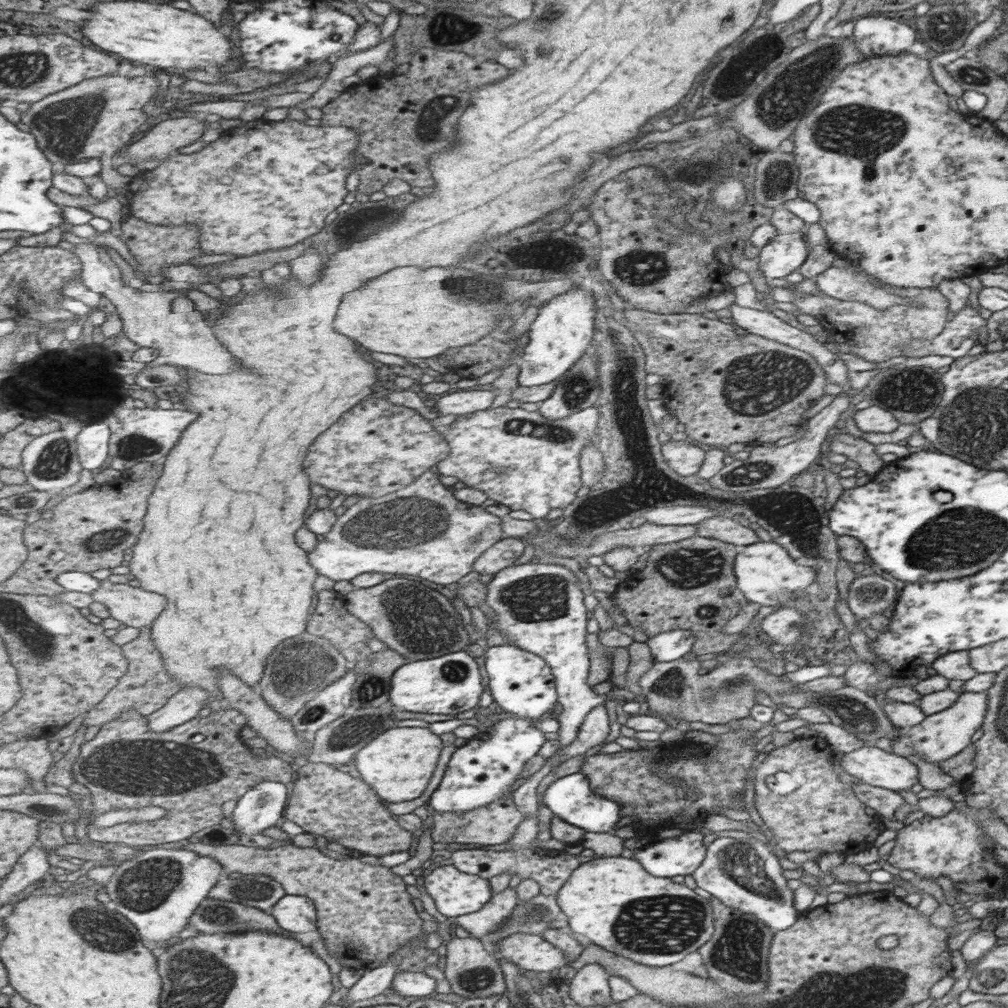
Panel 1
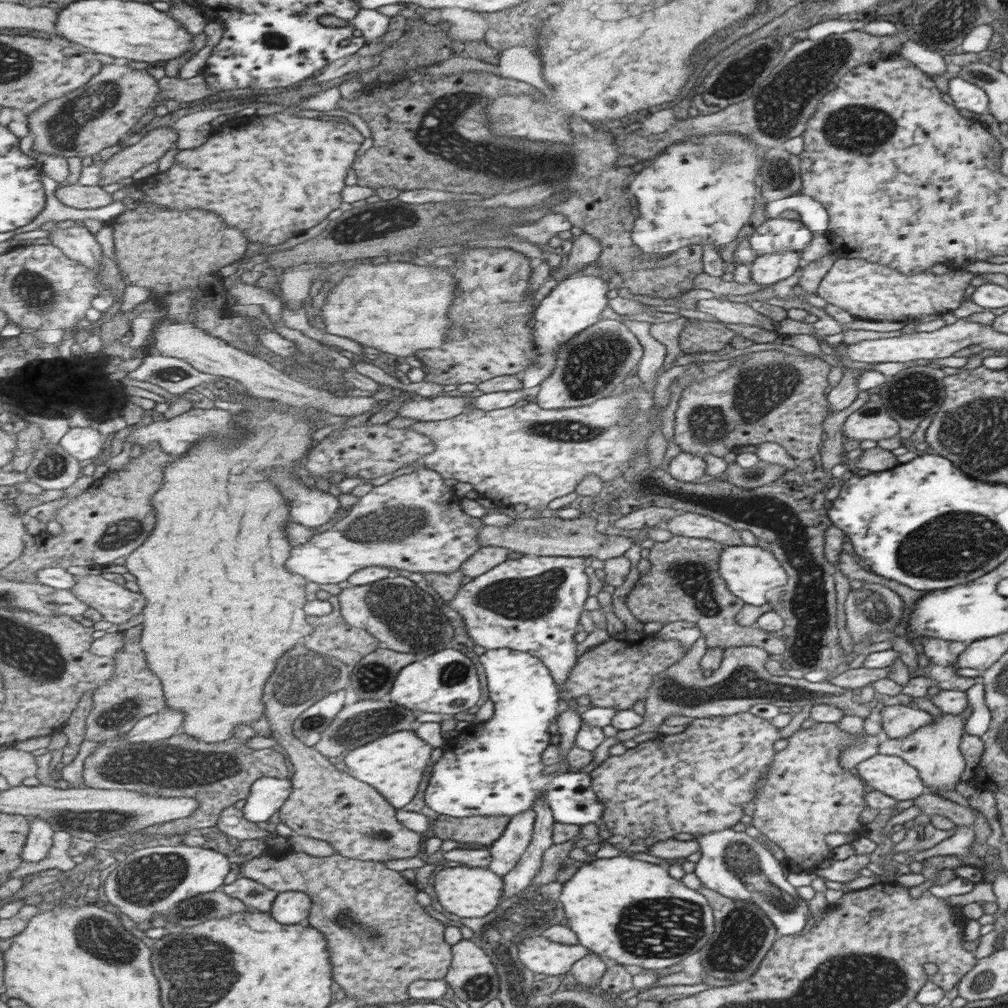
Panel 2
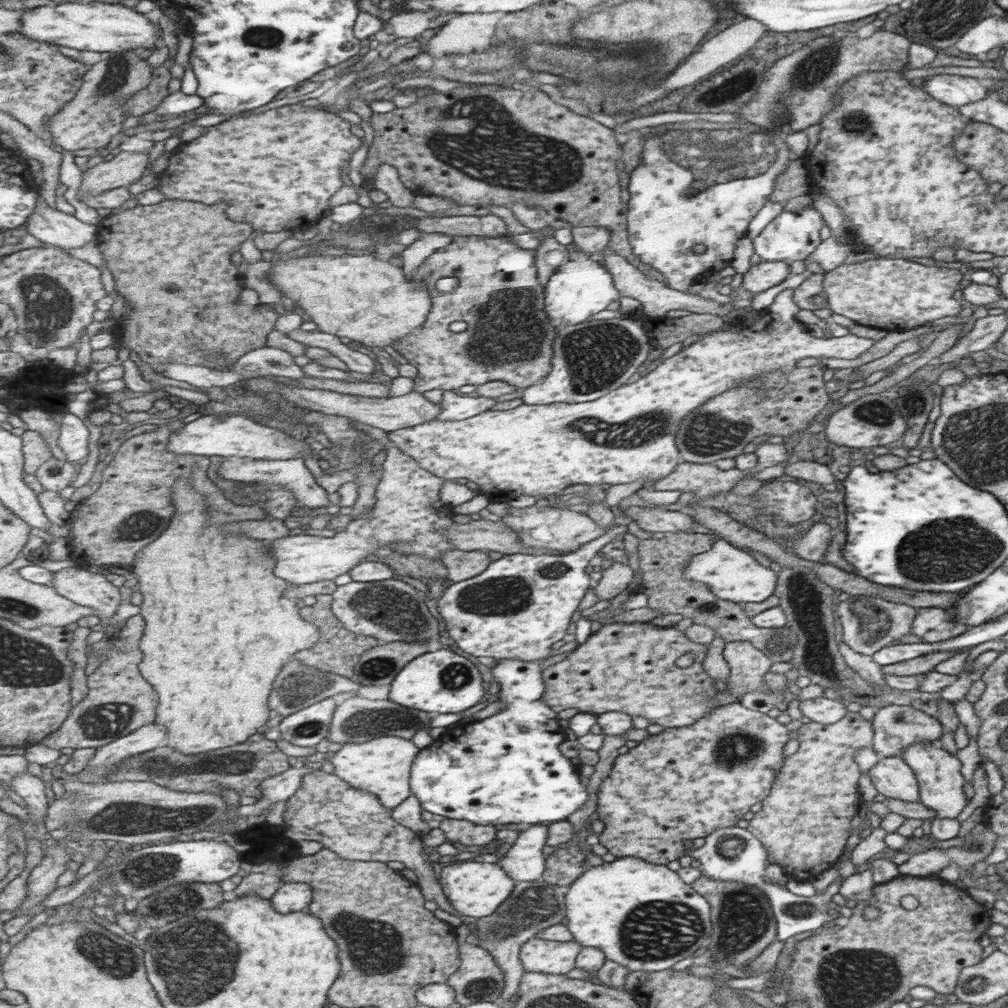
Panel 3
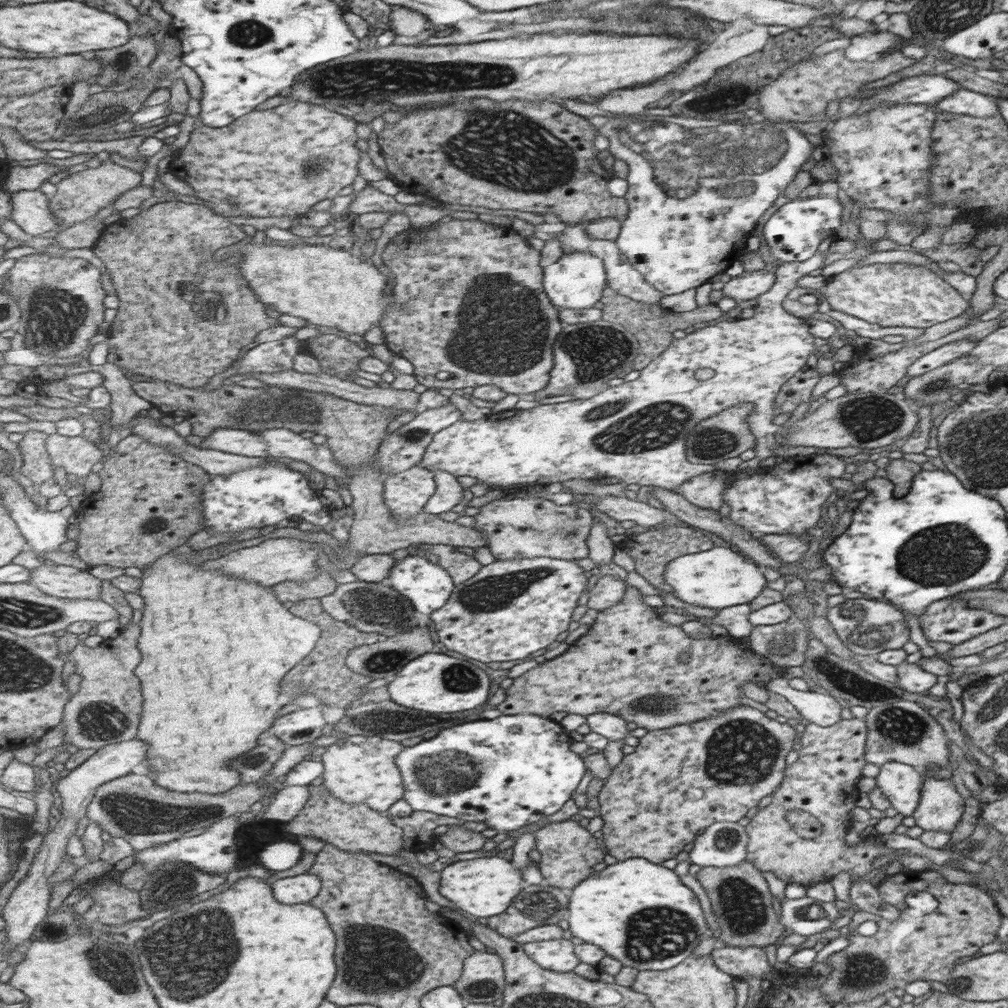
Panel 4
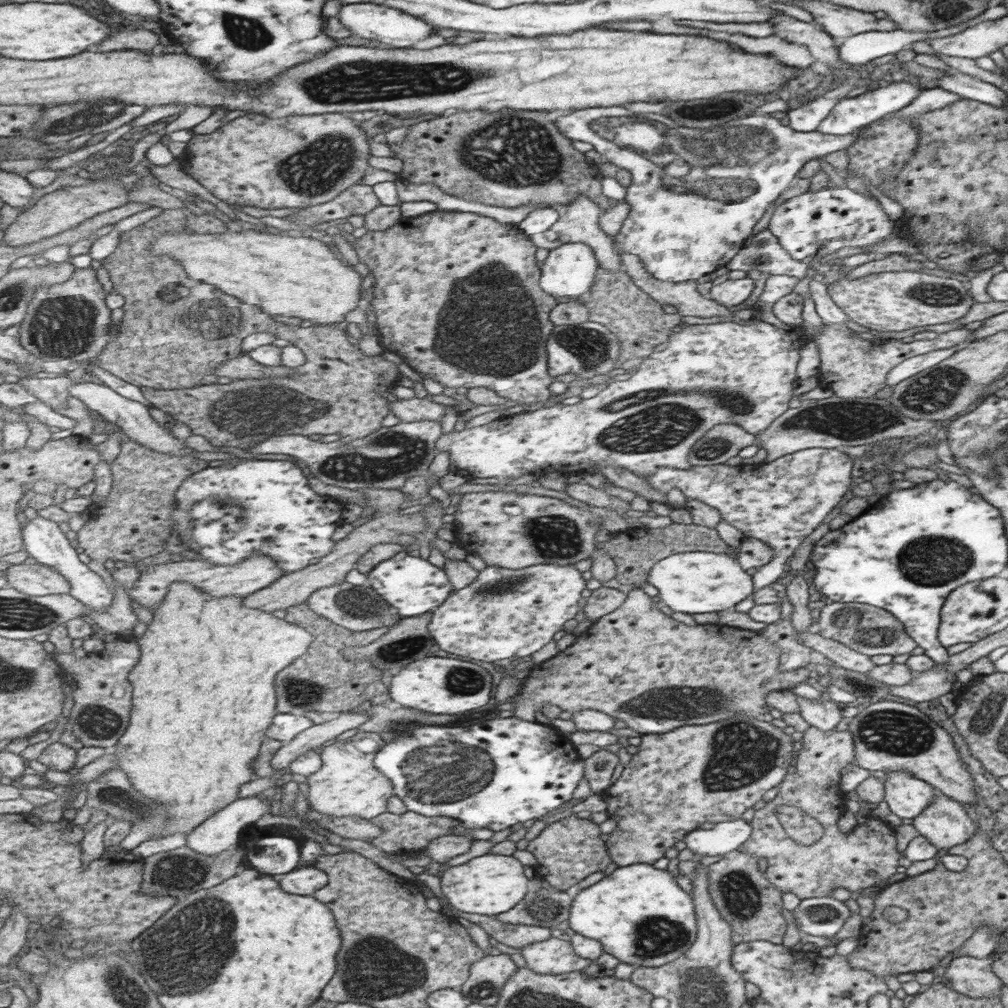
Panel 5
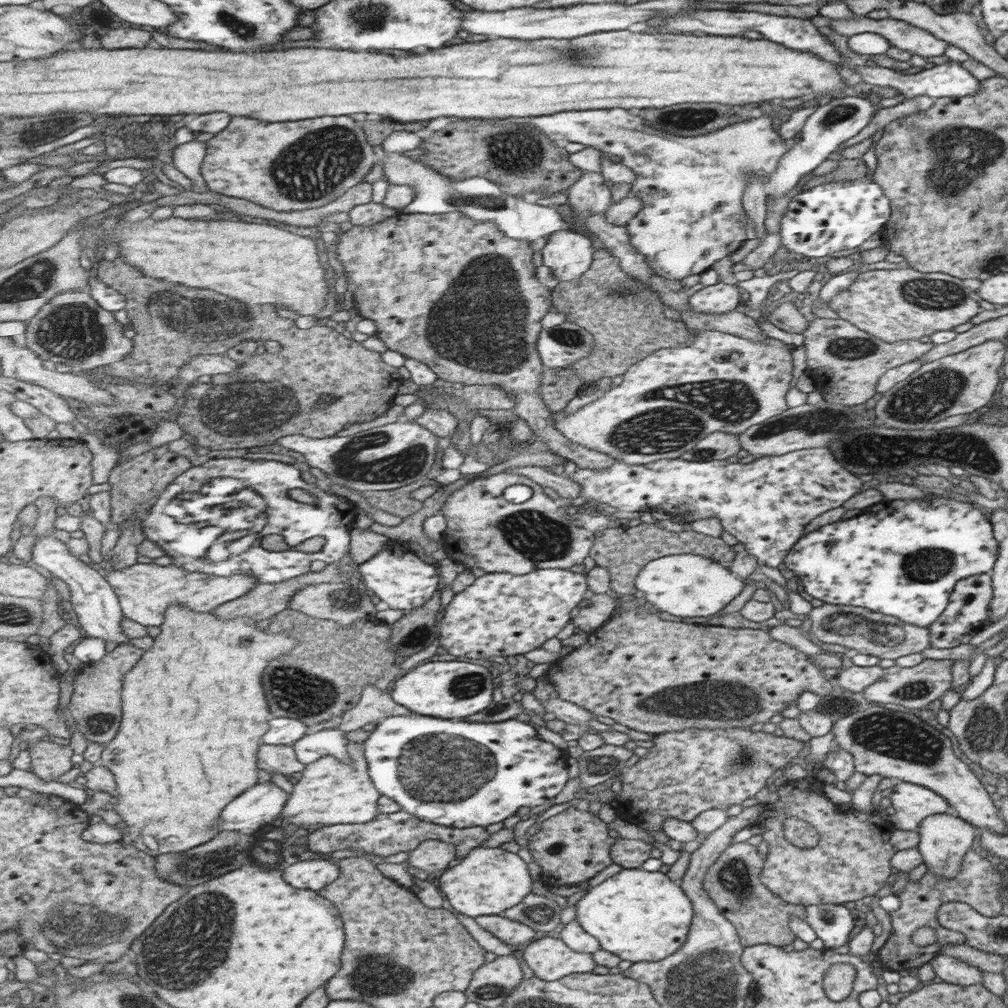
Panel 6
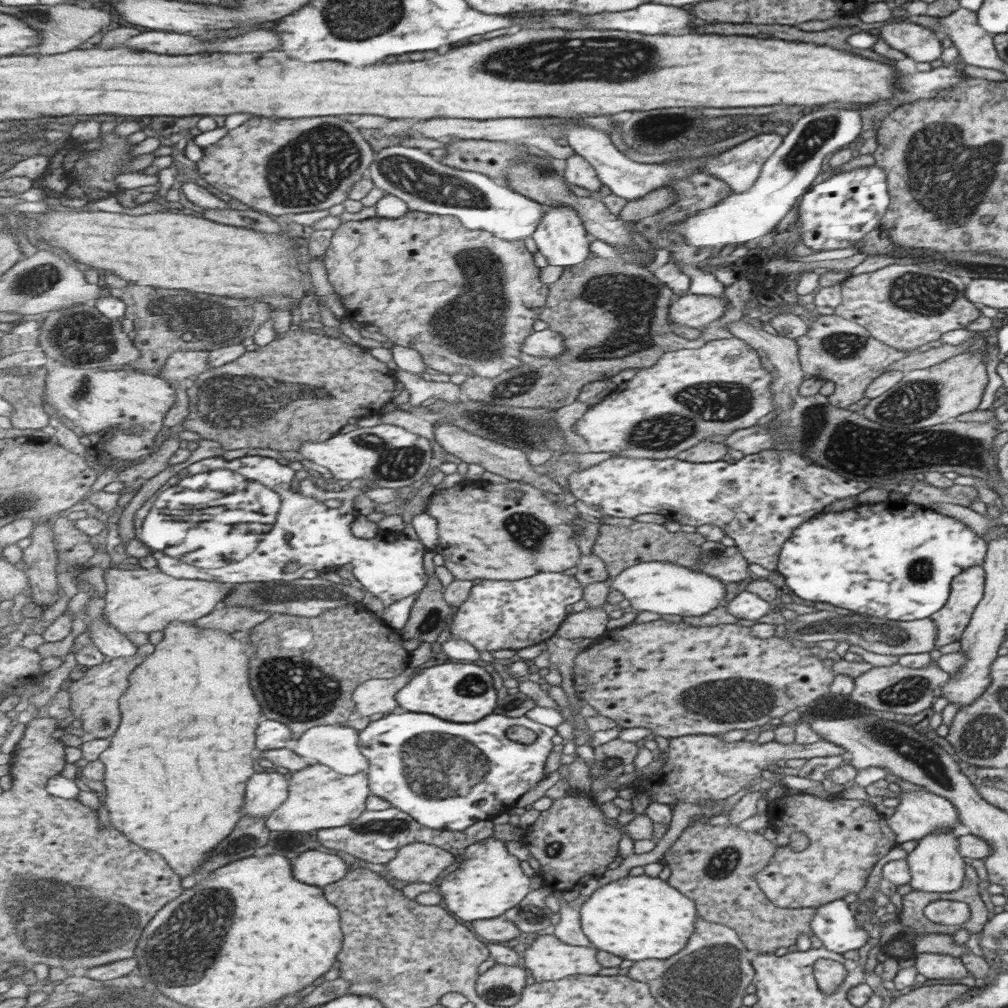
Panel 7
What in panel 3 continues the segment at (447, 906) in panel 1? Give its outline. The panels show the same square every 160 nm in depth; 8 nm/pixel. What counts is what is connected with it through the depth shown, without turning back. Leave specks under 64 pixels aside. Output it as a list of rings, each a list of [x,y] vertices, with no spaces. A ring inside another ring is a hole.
[[[468,860],[451,862],[442,869],[439,881],[451,905],[459,911],[459,914],[476,919],[491,914],[509,896],[515,884],[497,862],[483,863]]]

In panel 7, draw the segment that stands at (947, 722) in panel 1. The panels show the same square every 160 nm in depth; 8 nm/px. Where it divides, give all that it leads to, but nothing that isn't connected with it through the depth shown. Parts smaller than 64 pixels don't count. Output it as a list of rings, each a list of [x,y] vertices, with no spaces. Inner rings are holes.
[[[937,829],[917,841],[916,847],[908,852],[905,860],[909,867],[909,886],[919,892],[951,893],[959,890],[963,881],[963,858],[956,849],[958,837],[952,830]]]

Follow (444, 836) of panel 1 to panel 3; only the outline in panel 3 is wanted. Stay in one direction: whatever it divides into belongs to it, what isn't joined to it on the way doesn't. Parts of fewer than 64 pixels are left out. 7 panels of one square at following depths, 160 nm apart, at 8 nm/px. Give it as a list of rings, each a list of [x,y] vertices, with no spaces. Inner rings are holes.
[[[445,819],[440,826],[444,836],[462,846],[484,846],[495,837],[496,830],[493,825],[476,825],[468,820]]]

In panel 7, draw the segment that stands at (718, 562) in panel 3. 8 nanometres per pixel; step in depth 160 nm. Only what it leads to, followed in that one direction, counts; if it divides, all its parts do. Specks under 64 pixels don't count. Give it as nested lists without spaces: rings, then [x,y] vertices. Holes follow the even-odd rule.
[[[649,561],[624,568],[617,576],[607,580],[610,590],[624,596],[624,604],[629,604],[637,612],[673,614],[673,616],[703,616],[719,606],[725,596],[725,588],[717,577],[712,577],[690,567],[673,564],[669,561]]]

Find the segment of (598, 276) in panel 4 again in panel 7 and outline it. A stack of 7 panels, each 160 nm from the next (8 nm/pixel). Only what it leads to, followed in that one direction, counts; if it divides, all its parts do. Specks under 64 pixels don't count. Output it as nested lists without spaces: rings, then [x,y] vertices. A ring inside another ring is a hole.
[[[544,206],[543,218],[530,237],[547,264],[572,268],[589,254],[583,227],[573,208]]]

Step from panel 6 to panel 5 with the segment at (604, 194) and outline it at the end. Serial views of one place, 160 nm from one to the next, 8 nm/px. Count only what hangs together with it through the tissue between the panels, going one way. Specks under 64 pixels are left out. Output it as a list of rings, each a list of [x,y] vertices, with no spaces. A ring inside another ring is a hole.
[[[578,194],[575,200],[559,209],[558,219],[548,228],[547,240],[553,242],[555,236],[555,248],[567,243],[583,243],[589,245],[596,253],[596,259],[600,262],[601,268],[615,272],[621,269],[620,258],[615,250],[612,237],[607,236],[598,225],[604,206],[593,203],[584,194]]]

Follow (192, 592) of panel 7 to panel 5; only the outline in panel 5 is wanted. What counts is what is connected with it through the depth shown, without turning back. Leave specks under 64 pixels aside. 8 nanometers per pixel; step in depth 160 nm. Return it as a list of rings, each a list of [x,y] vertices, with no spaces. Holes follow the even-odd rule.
[[[256,552],[251,558],[239,561],[233,566],[217,566],[211,562],[201,562],[201,560],[183,560],[170,562],[161,565],[153,565],[142,572],[136,586],[127,590],[131,600],[147,607],[152,613],[160,605],[160,602],[167,596],[170,584],[174,582],[191,582],[197,584],[199,588],[205,588],[205,592],[213,596],[249,596],[254,592],[267,588],[270,584],[279,580],[286,572],[278,565],[278,562],[263,552]]]

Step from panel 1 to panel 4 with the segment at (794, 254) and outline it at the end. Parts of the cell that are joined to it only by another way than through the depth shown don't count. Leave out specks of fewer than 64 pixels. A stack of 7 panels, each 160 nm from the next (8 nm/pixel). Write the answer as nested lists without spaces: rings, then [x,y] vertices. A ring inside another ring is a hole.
[[[767,268],[743,271],[740,275],[731,277],[720,291],[725,297],[751,304],[756,297],[773,286],[774,280],[773,270],[767,270]]]

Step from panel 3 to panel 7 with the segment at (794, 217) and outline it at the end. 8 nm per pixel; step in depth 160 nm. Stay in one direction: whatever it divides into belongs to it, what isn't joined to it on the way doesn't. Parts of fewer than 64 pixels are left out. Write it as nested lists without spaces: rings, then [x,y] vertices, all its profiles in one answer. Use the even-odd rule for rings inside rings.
[[[863,166],[852,168],[849,172],[839,172],[815,183],[805,192],[805,196],[801,196],[797,204],[797,236],[794,238],[798,243],[816,251],[847,248],[864,241],[860,253],[869,256],[886,254],[901,258],[898,261],[901,263],[926,264],[927,260],[939,256],[921,248],[903,248],[893,244],[879,225],[880,218],[887,208],[888,190],[883,170],[876,166]]]

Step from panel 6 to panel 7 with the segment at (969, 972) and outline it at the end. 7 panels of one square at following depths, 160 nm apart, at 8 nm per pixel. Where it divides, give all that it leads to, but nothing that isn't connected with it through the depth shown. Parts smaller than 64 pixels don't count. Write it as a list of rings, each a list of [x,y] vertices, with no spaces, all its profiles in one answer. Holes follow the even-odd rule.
[[[920,953],[915,956],[913,965],[916,972],[928,979],[963,978],[967,976],[967,969],[959,957],[951,957],[936,953]]]

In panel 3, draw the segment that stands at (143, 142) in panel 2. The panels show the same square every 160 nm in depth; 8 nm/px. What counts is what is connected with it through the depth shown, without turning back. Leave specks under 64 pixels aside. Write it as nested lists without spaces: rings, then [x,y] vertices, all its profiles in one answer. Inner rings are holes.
[[[125,150],[115,157],[107,157],[95,167],[85,169],[77,198],[82,200],[83,195],[127,187],[147,173],[147,166],[150,166],[149,153]]]

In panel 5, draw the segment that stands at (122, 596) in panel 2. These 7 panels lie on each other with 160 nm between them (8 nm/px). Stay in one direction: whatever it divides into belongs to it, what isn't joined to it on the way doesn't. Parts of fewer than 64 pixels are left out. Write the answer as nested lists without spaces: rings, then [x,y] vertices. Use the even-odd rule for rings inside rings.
[[[35,563],[11,565],[5,570],[13,588],[33,596],[70,594],[72,584],[53,567]]]

